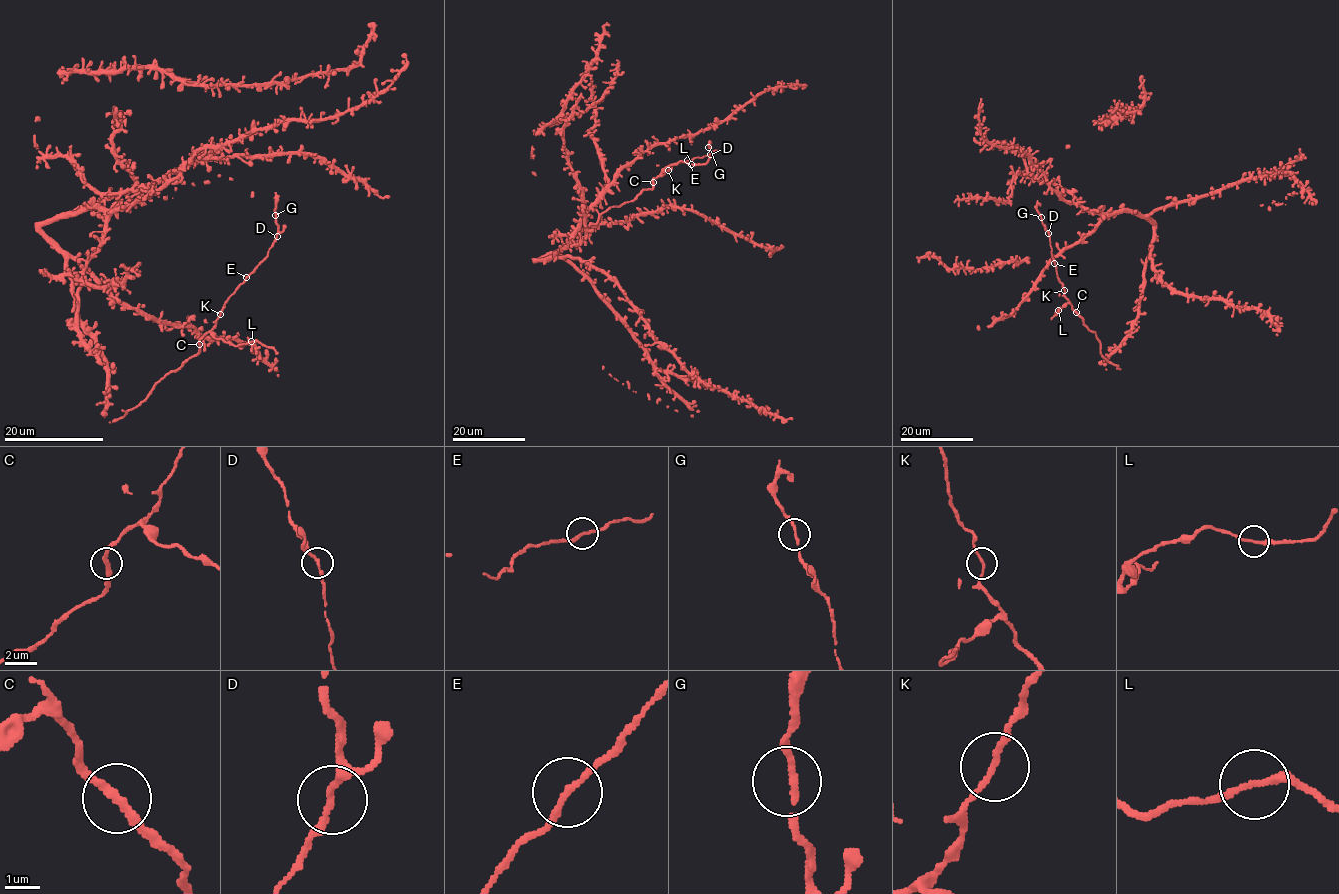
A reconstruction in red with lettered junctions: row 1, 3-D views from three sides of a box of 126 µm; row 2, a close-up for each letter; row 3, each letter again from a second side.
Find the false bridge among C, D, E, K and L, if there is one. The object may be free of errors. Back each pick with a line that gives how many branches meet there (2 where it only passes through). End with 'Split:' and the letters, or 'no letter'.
Split: no letter

